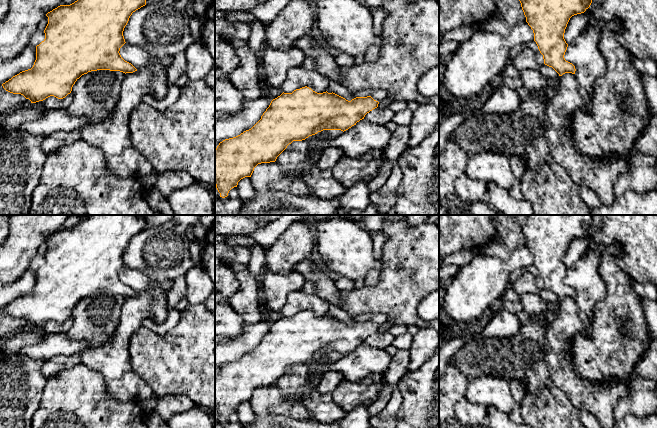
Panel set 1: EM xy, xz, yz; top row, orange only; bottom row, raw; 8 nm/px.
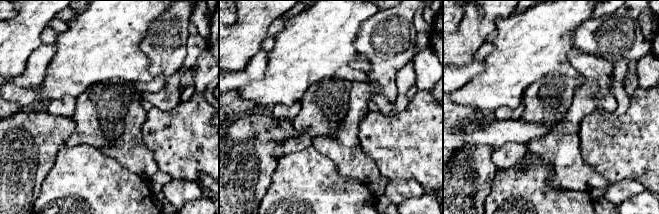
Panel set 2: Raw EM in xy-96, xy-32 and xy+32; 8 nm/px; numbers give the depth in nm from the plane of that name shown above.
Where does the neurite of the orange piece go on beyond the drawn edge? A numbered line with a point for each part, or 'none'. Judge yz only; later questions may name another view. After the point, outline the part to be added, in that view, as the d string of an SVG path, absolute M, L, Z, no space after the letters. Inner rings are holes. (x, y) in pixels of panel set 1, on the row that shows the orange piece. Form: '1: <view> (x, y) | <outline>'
none

